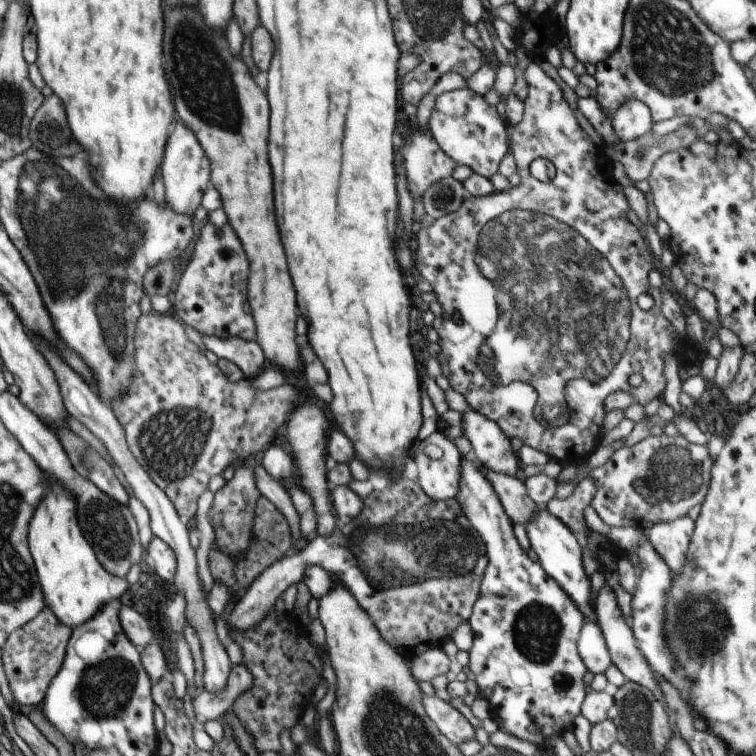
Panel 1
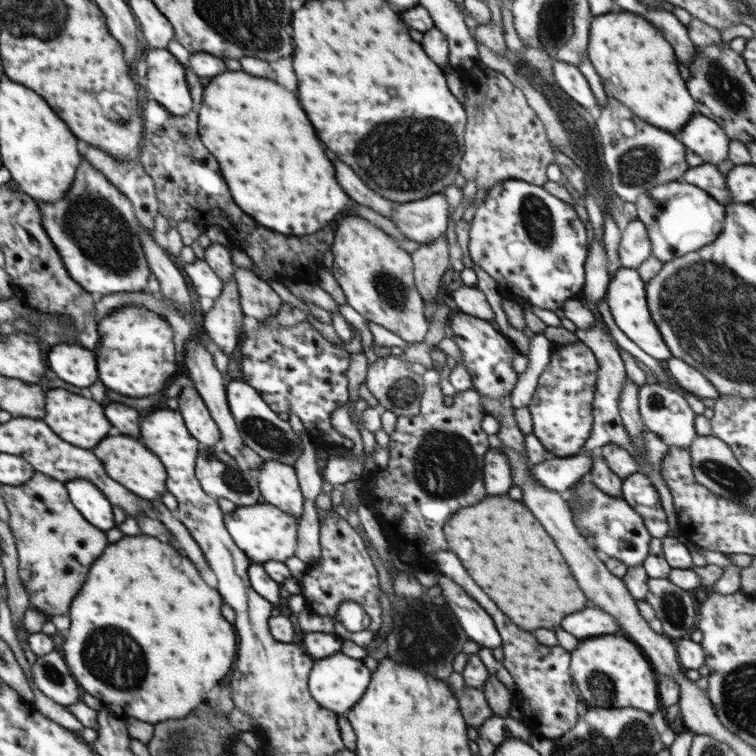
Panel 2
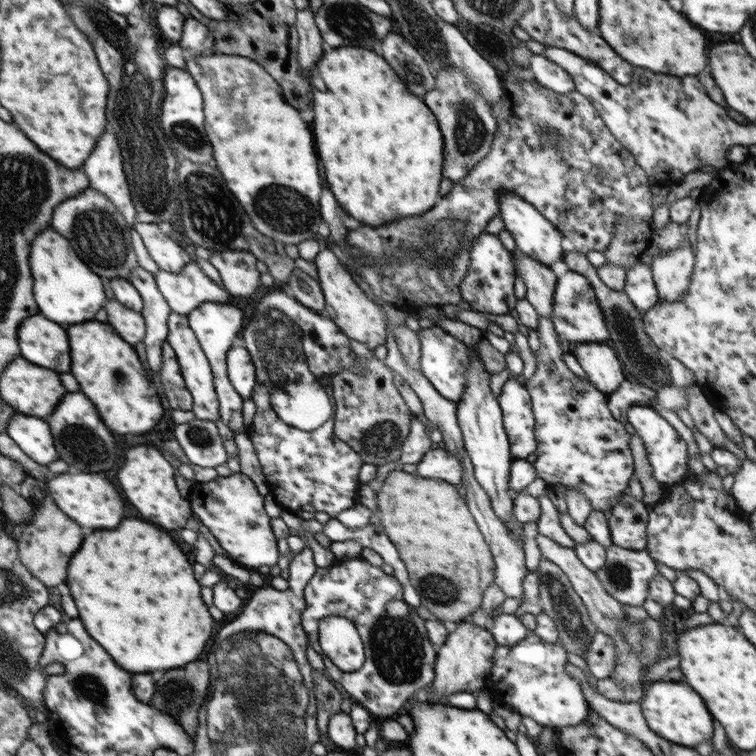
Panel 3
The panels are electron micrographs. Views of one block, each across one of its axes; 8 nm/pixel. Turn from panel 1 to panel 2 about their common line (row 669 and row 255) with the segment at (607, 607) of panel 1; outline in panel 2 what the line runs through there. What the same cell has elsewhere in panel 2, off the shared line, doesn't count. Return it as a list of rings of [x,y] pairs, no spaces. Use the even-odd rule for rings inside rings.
[[[642,220],[624,221],[619,241],[618,258],[622,268],[637,269],[652,256],[648,230]]]

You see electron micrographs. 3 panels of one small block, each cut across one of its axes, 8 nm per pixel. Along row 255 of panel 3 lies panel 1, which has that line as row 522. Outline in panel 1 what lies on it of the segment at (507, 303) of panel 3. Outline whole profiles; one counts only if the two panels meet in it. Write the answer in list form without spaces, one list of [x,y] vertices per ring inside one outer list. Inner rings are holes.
[[[461,456],[459,490],[456,496],[462,512],[478,531],[486,546],[488,565],[481,580],[479,595],[469,618],[474,644],[469,652],[469,668],[478,684],[479,696],[488,700],[491,719],[499,730],[514,734],[516,738],[530,742],[540,748],[550,748],[550,738],[562,735],[572,728],[574,718],[581,714],[586,696],[584,674],[587,668],[577,651],[580,631],[585,618],[576,608],[572,598],[546,574],[539,562],[532,561],[514,536],[513,522],[506,514],[498,494],[490,480],[484,476],[482,467]]]

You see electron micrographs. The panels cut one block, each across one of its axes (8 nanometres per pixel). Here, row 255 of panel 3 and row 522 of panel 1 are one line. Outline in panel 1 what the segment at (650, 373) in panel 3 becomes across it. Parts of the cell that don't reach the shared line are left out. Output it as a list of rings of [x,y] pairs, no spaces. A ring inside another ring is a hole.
[[[585,477],[568,498],[564,498],[564,500],[559,500],[556,497],[551,498],[547,502],[546,509],[570,529],[579,530],[578,534],[584,534],[586,540],[588,540],[588,532],[591,530],[587,529],[584,510],[591,505],[596,491],[594,480]]]

